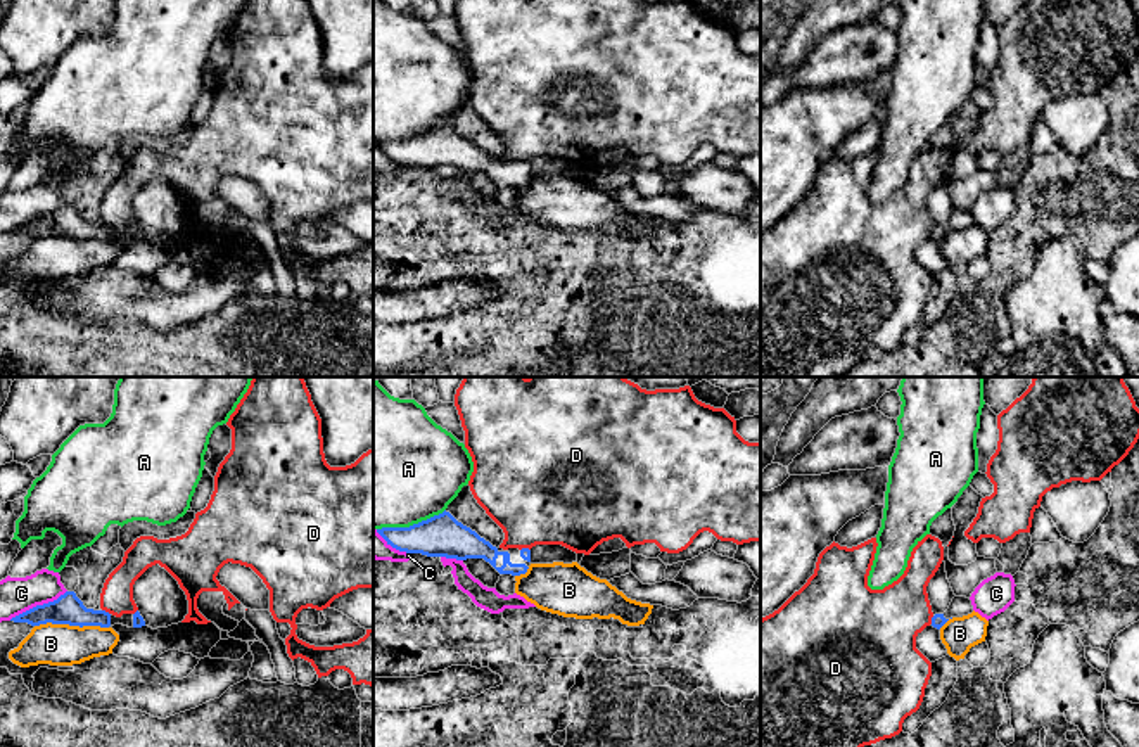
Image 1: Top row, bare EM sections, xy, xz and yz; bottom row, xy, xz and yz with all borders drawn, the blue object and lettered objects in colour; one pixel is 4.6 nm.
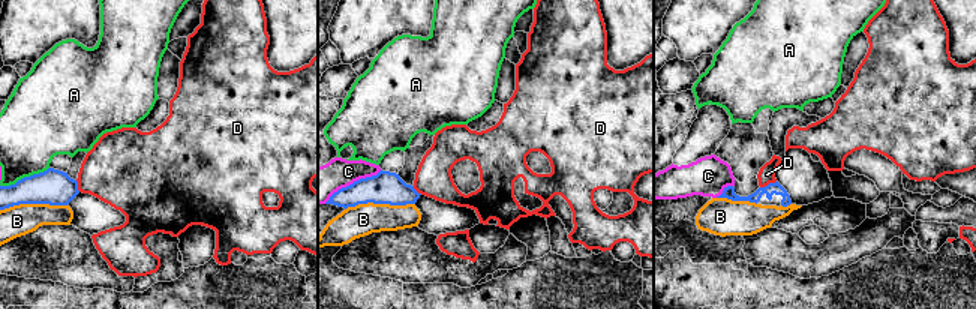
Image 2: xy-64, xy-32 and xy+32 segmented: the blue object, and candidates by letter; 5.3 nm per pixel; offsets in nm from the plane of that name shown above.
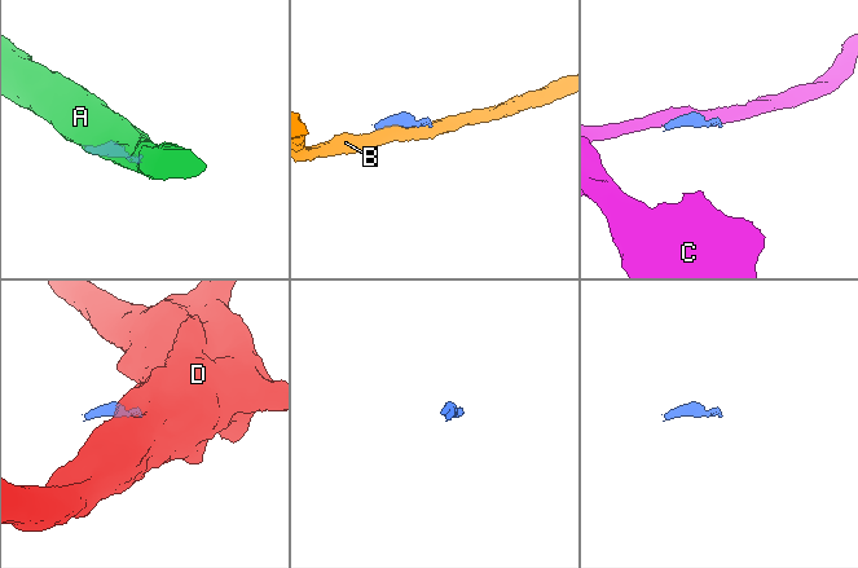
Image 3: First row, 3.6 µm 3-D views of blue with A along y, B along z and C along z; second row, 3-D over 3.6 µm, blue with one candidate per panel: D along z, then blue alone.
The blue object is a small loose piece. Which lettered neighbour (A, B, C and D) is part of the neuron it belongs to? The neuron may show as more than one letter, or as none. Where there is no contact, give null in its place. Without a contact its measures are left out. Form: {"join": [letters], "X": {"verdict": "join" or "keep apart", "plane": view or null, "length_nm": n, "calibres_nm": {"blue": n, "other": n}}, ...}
{"join": [], "A": {"verdict": "keep apart", "plane": "xz", "length_nm": 340, "calibres_nm": {"blue": 190, "other": 500}}, "B": {"verdict": "keep apart", "plane": "xy", "length_nm": 340, "calibres_nm": {"blue": 140, "other": 190}}, "C": {"verdict": "keep apart", "plane": "xy", "length_nm": 300, "calibres_nm": {"blue": 140, "other": 160}}, "D": {"verdict": "keep apart", "plane": "xy", "length_nm": 50, "calibres_nm": {"blue": 140, "other": 150}}}

